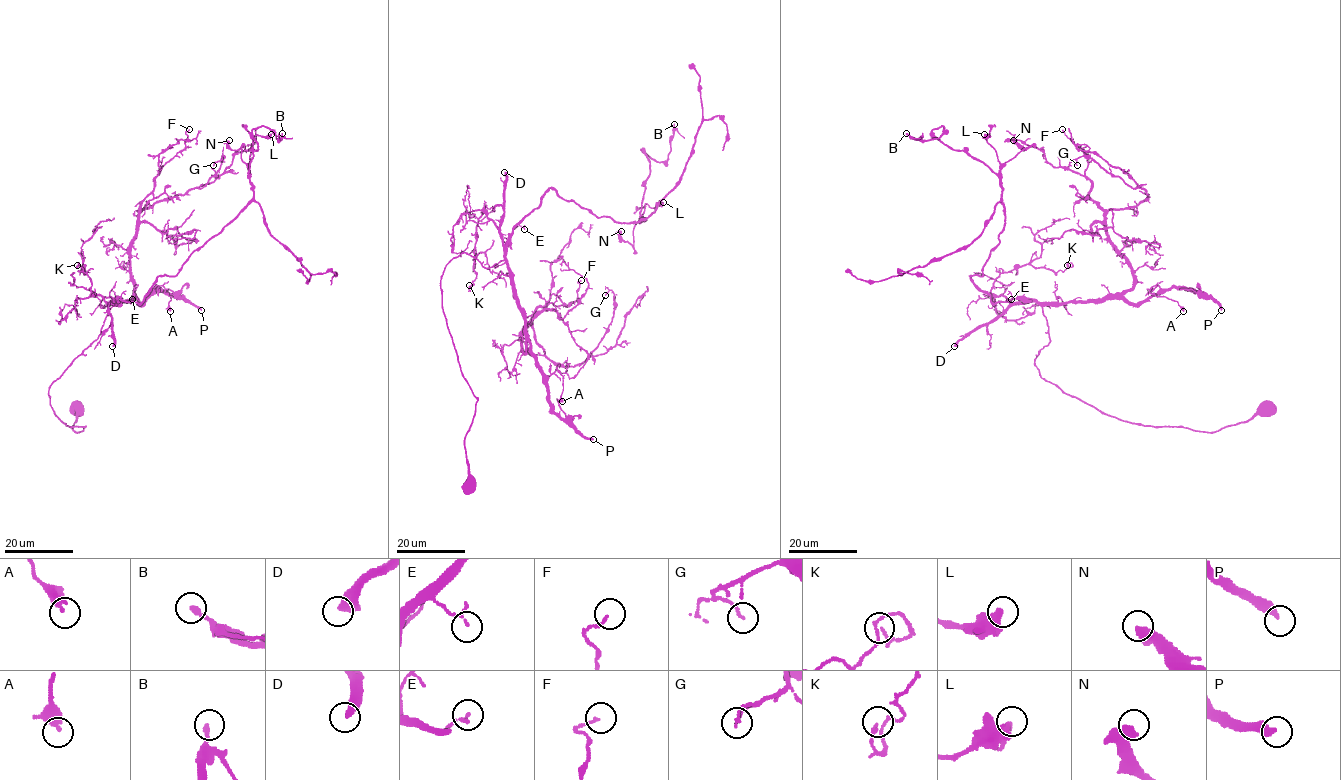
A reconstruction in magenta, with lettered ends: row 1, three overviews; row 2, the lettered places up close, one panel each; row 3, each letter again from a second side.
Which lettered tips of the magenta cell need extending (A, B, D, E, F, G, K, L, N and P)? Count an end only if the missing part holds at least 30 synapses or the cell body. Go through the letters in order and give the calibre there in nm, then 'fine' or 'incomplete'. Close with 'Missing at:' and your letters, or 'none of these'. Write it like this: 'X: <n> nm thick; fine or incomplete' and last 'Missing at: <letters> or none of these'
A: 400 nm thick; fine
B: 240 nm thick; fine
D: 400 nm thick; incomplete
E: 90 nm thick; fine
F: 120 nm thick; fine
G: 90 nm thick; fine
K: 160 nm thick; fine
L: 460 nm thick; fine
N: 440 nm thick; fine
P: 360 nm thick; fine
Missing at: D

